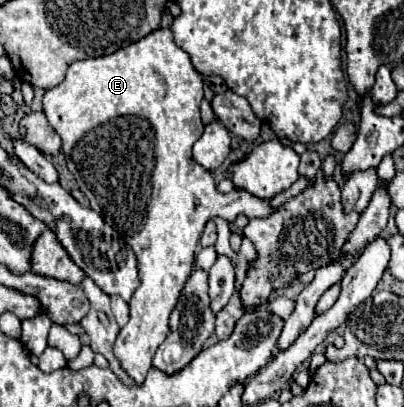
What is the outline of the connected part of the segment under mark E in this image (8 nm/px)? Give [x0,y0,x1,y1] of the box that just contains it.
[42,28,278,384]

